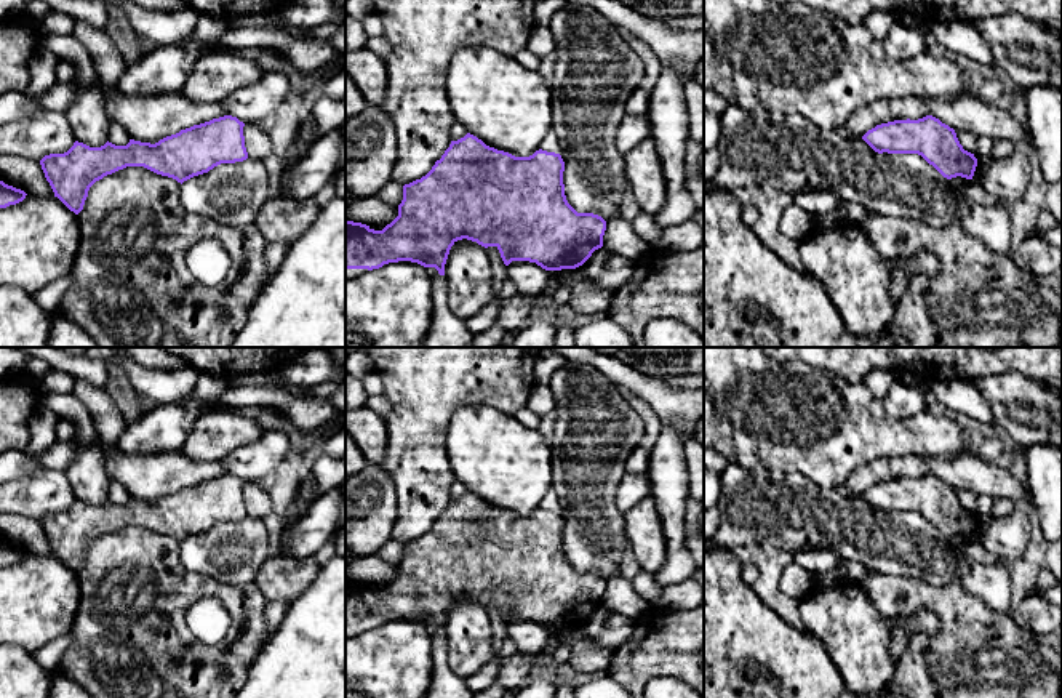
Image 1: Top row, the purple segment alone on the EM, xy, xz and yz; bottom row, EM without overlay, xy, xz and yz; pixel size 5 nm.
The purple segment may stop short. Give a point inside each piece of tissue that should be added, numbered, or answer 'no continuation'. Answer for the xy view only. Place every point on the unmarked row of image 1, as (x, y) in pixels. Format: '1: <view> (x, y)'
no continuation

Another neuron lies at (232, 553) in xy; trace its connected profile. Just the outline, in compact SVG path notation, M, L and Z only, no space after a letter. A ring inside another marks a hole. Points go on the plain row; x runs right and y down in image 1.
M250 515L243 520L221 522L181 543L181 564L189 572L227 584L254 583L267 557L266 524Z

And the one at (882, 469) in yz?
M913 455L878 458L859 466L846 480L844 491L862 496L876 483L894 479L918 479L929 474L926 459Z

